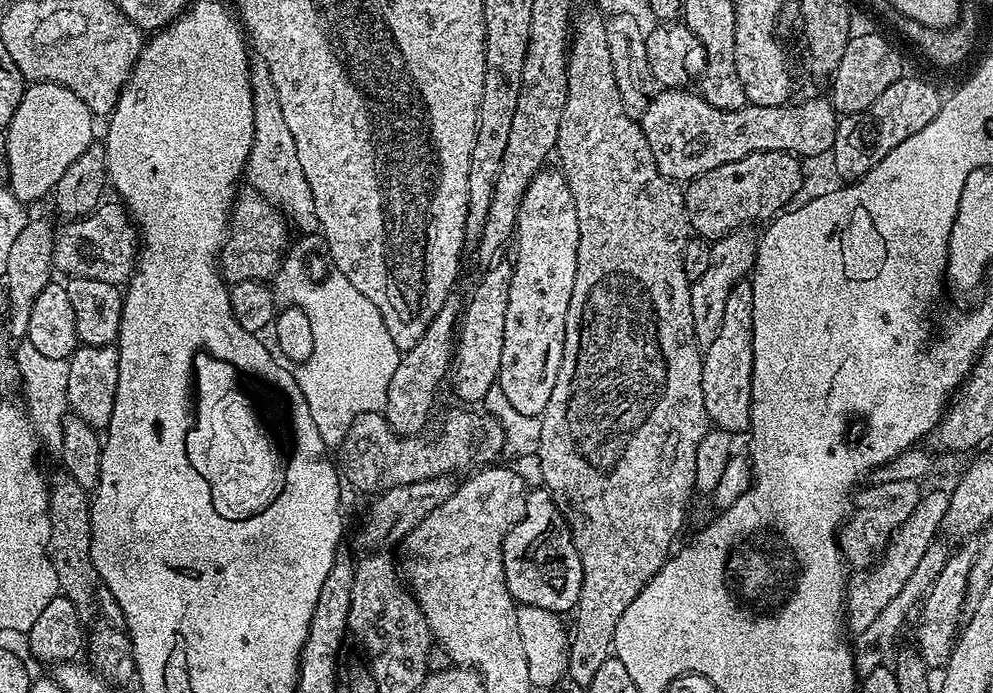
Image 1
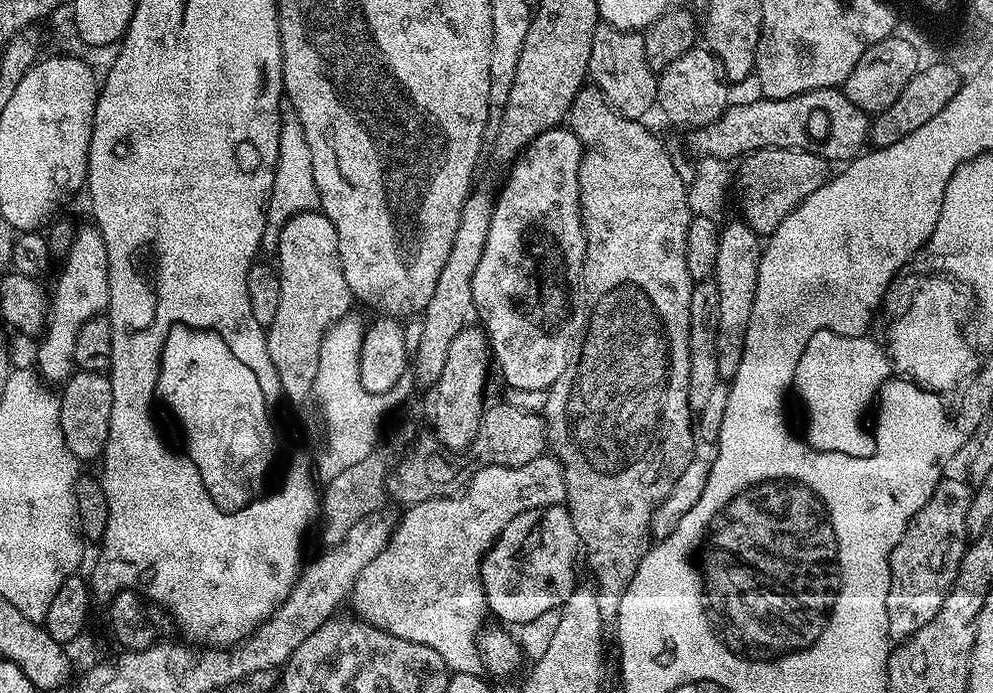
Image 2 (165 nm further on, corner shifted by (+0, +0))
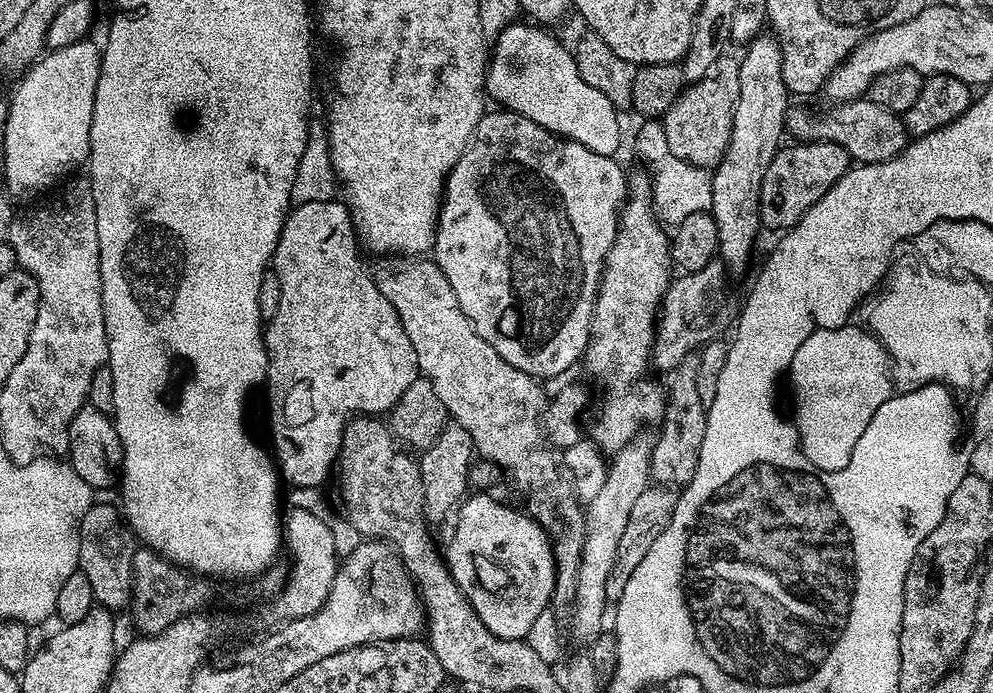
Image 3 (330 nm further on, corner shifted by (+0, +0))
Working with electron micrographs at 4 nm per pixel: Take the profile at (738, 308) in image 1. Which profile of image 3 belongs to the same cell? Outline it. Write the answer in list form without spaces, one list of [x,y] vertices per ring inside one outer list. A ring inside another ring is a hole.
[[[761,34],[748,41],[743,49],[744,56],[739,57],[740,77],[738,78],[738,98],[734,106],[734,118],[730,130],[730,142],[726,146],[726,154],[715,166],[712,172],[713,204],[711,213],[717,223],[718,256],[723,260],[729,273],[740,272],[748,264],[752,256],[752,247],[756,244],[756,235],[762,232],[760,223],[760,191],[762,178],[770,162],[782,147],[786,136],[790,93],[782,74],[782,50],[775,35]]]

